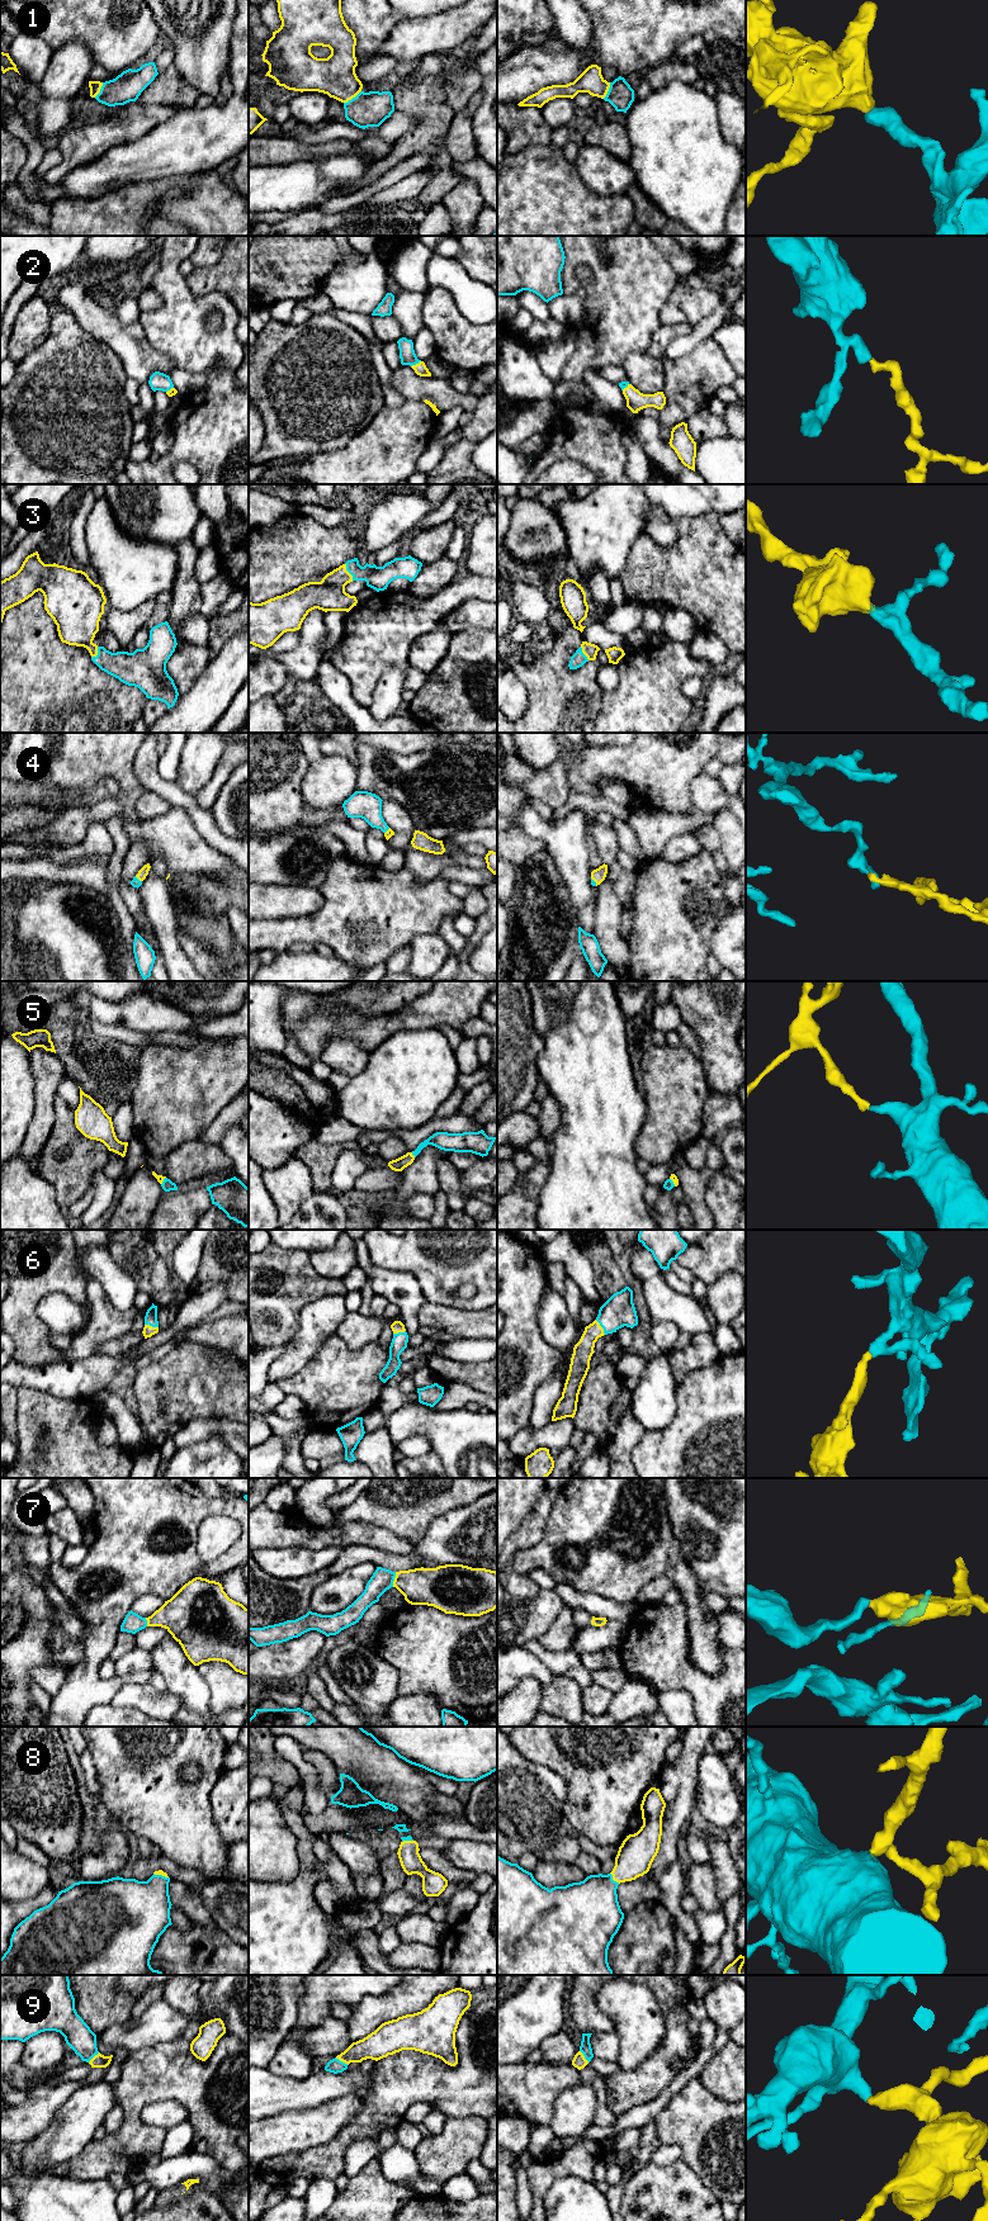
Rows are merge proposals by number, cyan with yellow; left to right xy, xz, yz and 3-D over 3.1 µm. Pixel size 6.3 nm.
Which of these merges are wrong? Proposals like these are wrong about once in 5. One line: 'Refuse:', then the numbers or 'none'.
Refuse: none

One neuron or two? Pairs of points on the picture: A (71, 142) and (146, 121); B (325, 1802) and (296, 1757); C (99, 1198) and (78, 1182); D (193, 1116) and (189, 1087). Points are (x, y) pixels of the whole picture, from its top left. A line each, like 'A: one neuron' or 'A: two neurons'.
A: one neuron
B: one neuron
C: two neurons
D: one neuron

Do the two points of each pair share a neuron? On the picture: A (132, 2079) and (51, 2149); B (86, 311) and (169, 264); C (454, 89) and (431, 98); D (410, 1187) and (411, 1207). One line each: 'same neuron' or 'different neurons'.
A: different neurons
B: different neurons
C: different neurons
D: different neurons

